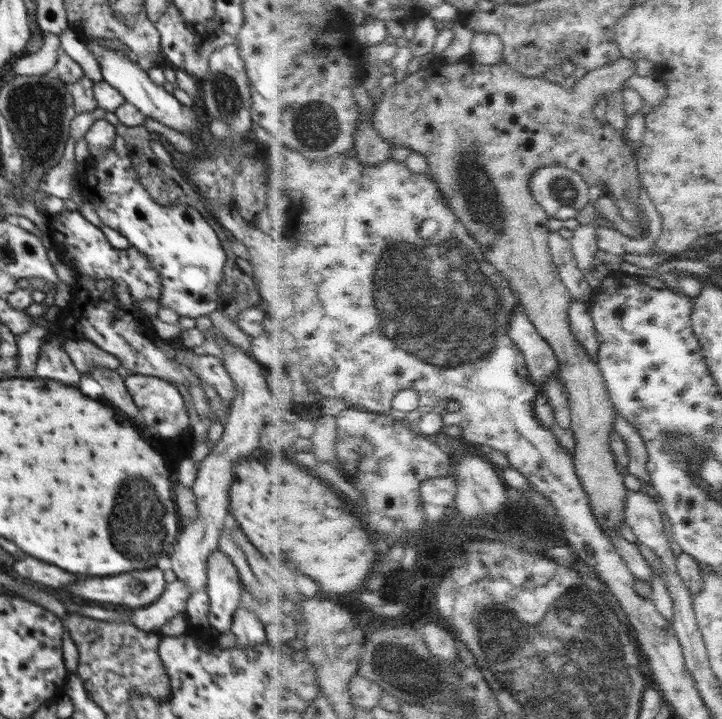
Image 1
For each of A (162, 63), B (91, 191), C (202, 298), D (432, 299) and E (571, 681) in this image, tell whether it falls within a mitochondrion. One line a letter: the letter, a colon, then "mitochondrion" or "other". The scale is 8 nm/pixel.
A: other
B: other
C: other
D: mitochondrion
E: mitochondrion

